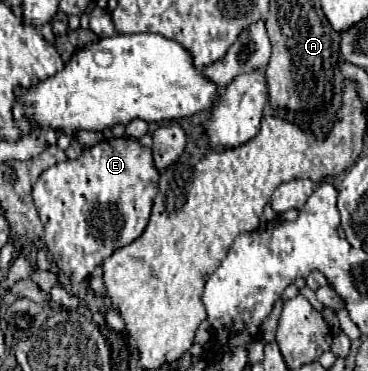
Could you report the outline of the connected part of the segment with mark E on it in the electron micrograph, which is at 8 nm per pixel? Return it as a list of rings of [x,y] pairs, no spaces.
[[[128,137],[104,139],[98,145],[86,149],[78,159],[56,163],[40,175],[32,195],[46,231],[44,241],[56,265],[72,283],[82,283],[106,257],[142,235],[148,225],[152,201],[158,193],[158,179],[160,173],[154,167],[152,151]]]

